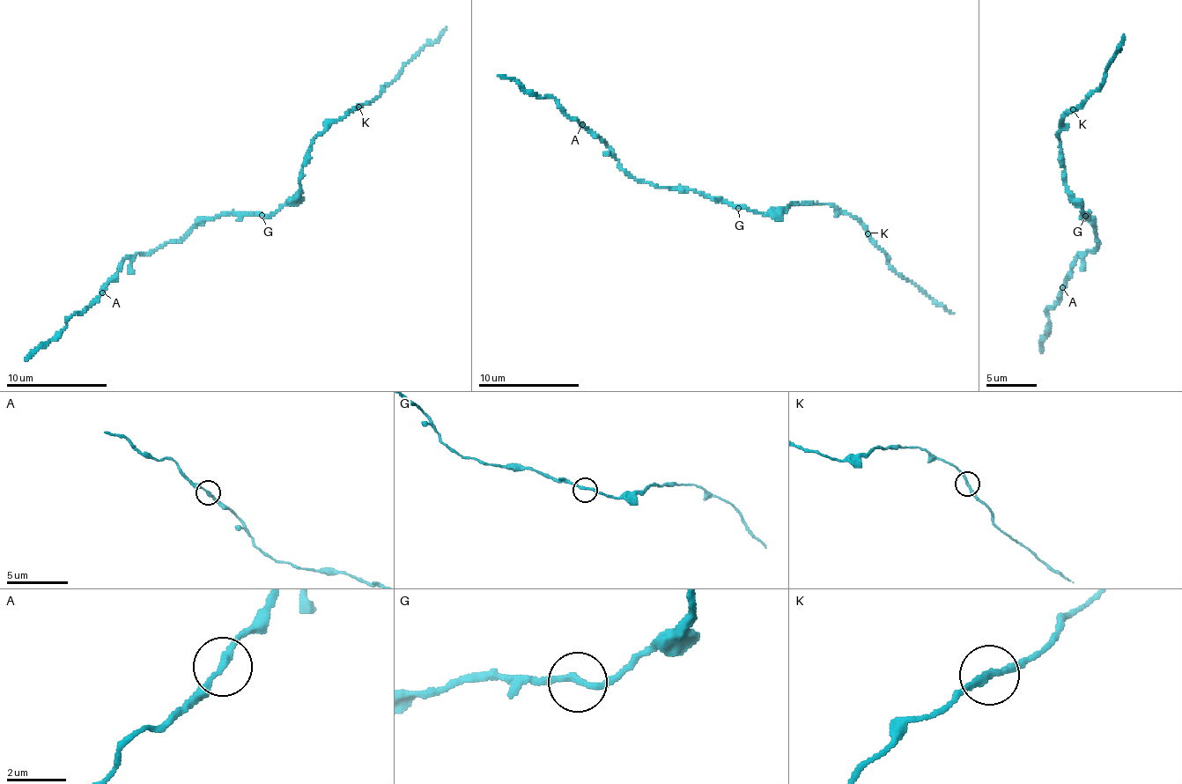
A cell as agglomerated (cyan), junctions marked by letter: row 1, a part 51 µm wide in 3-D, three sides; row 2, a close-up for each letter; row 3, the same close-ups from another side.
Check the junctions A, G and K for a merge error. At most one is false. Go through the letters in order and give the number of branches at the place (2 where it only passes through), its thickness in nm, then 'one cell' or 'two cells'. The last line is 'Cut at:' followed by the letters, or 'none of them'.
A: branches 2; calibre 200 nm; one cell
G: branches 2; calibre 200 nm; one cell
K: branches 2; calibre 220 nm; one cell
Cut at: none of them

